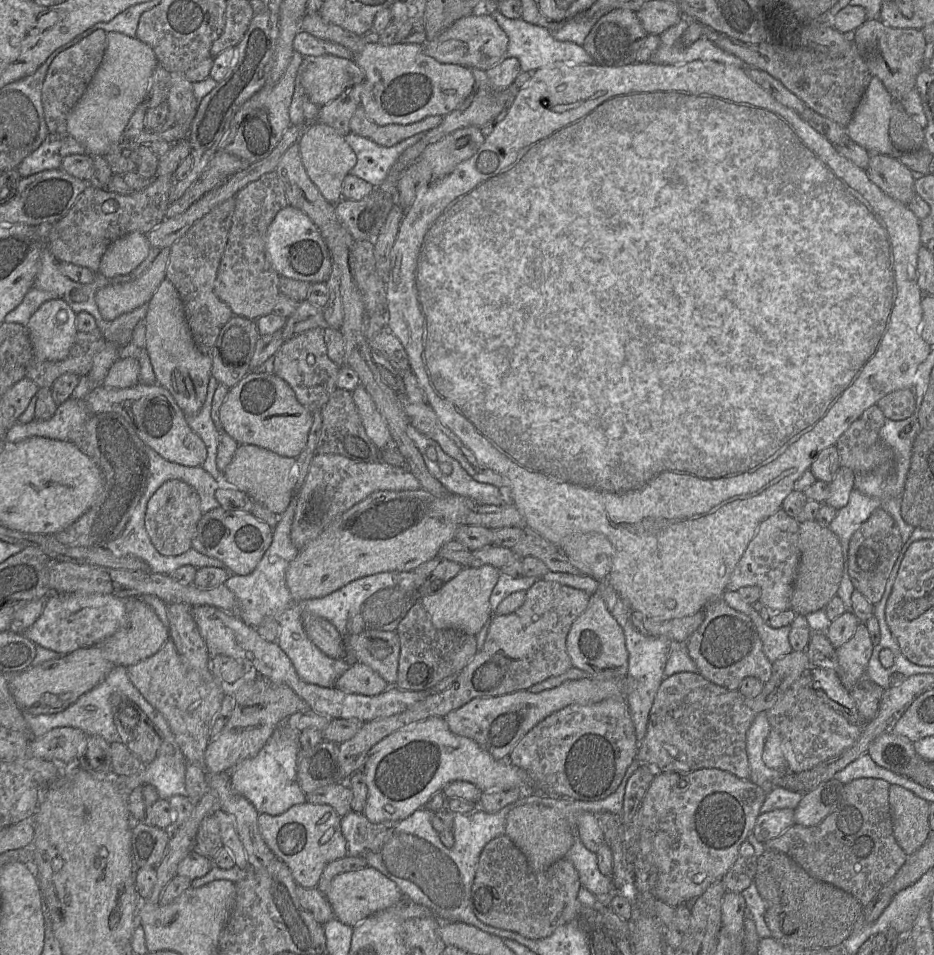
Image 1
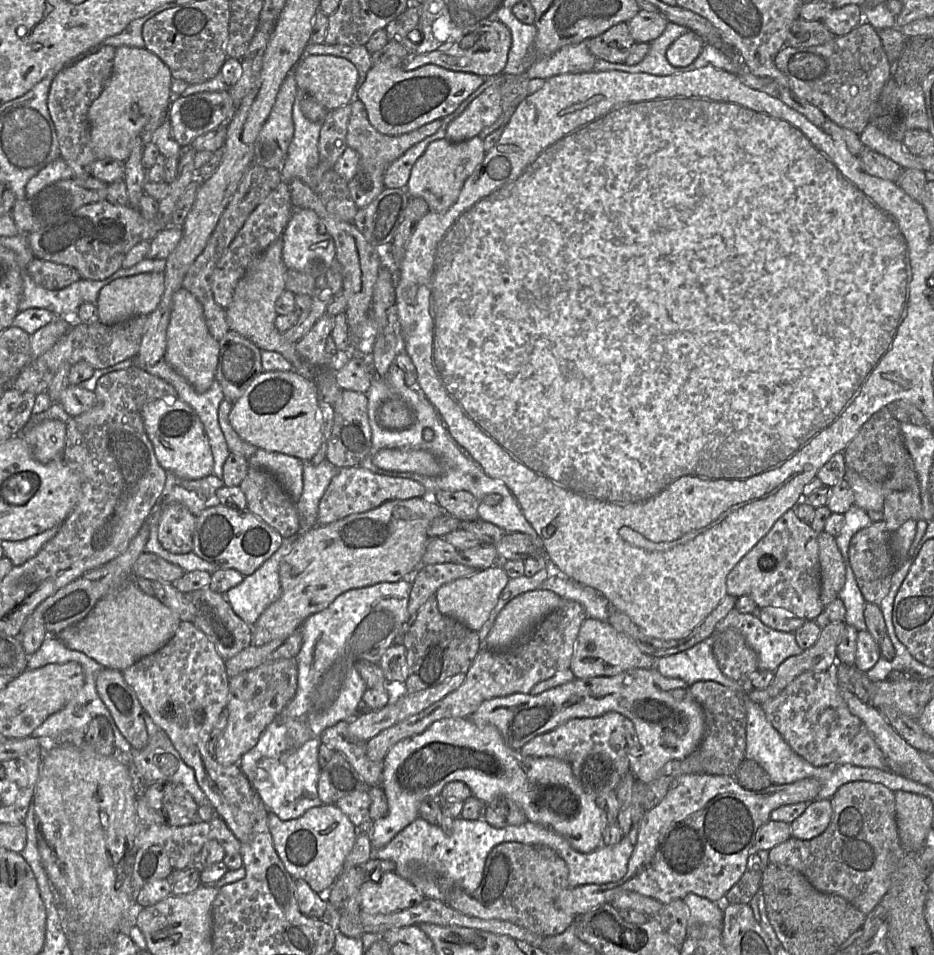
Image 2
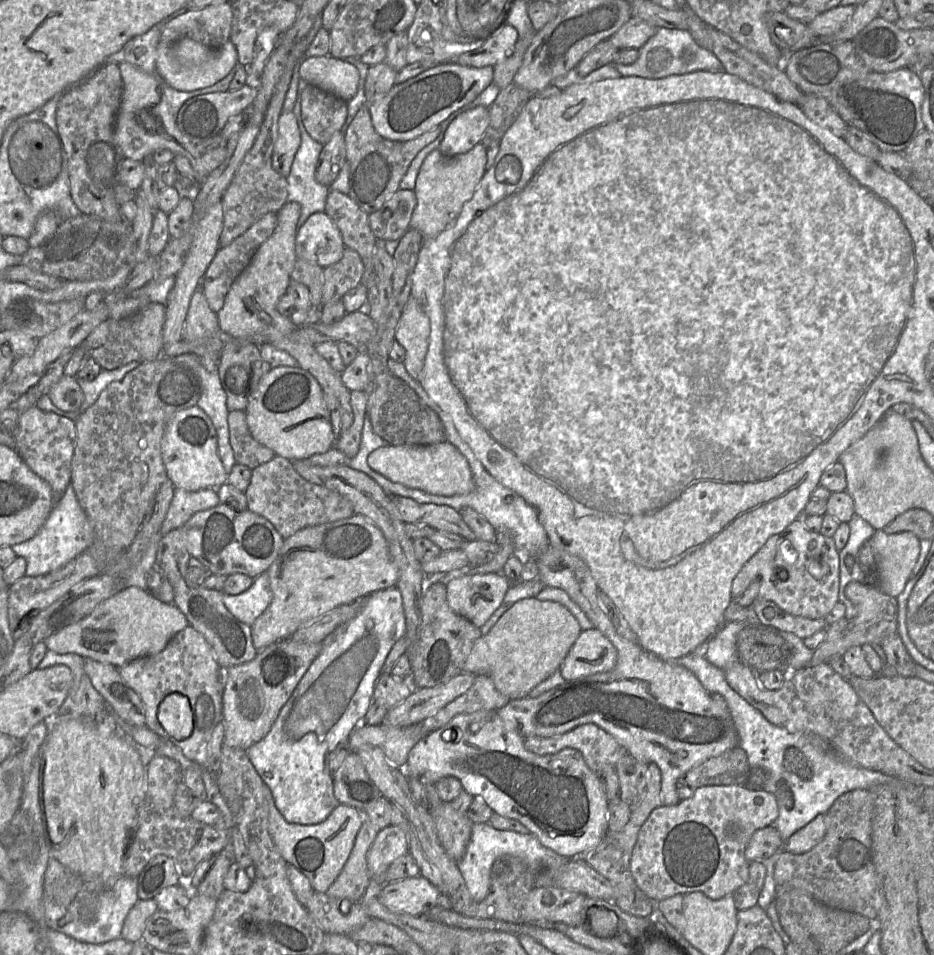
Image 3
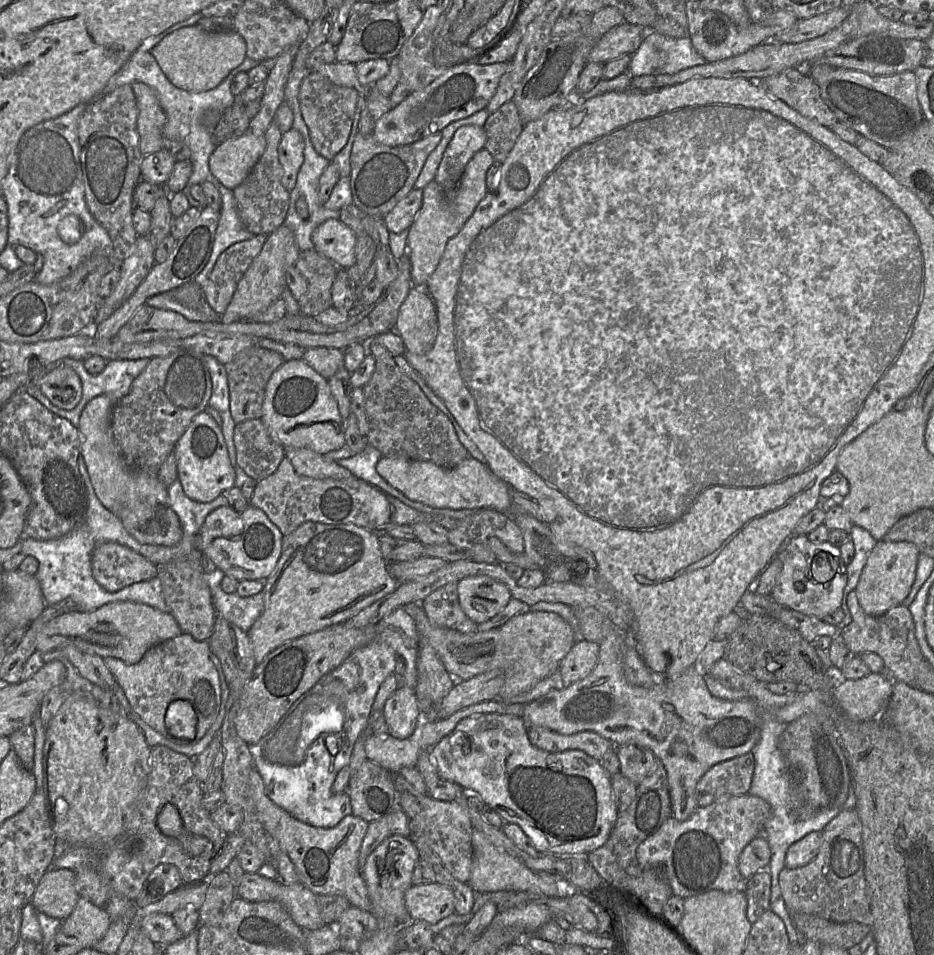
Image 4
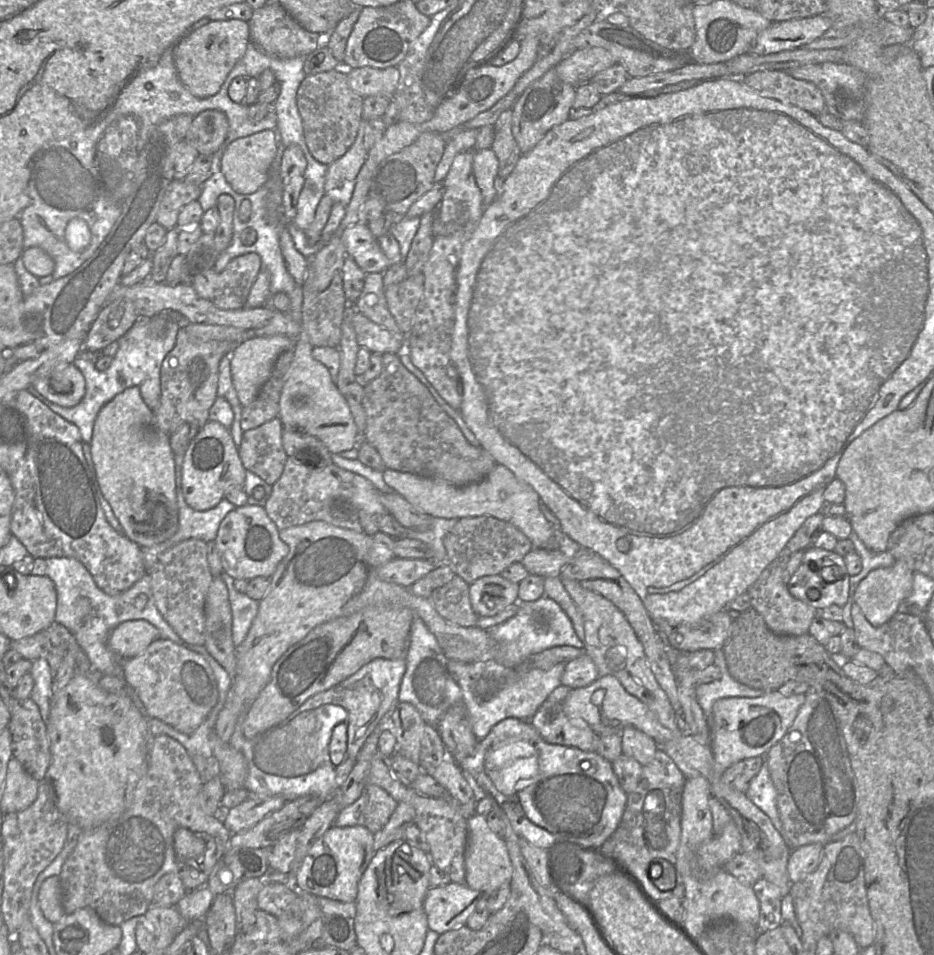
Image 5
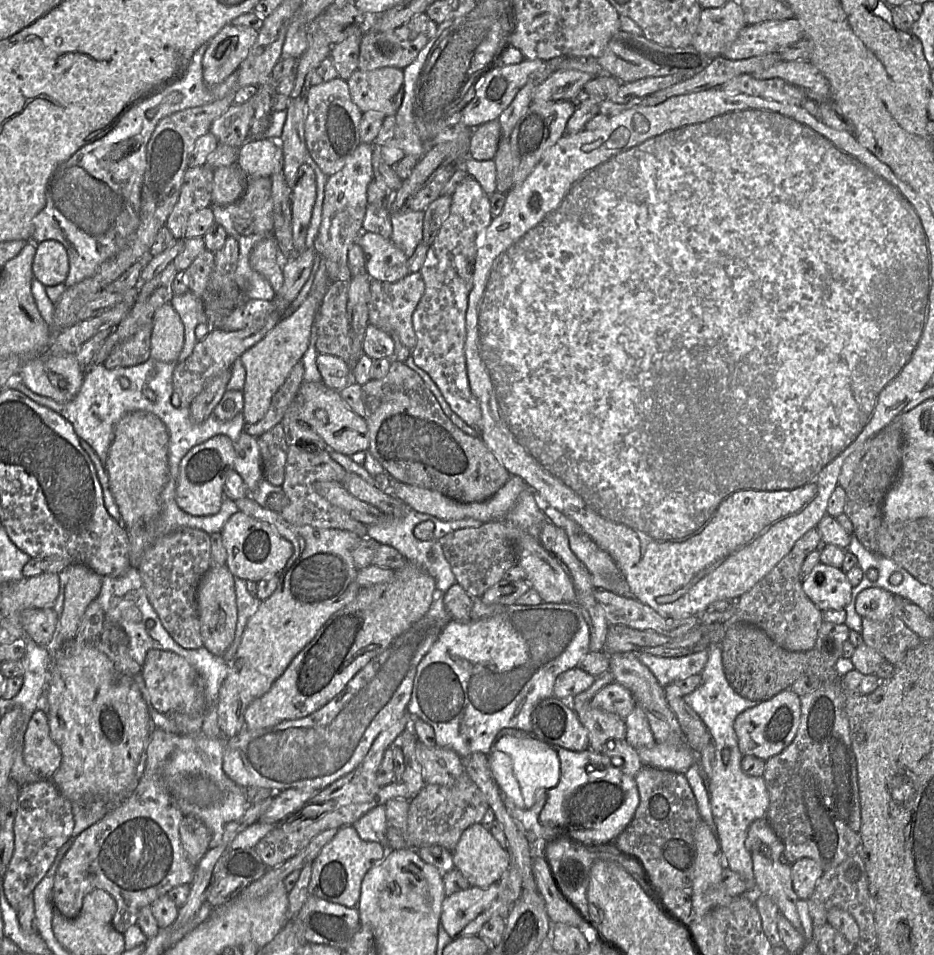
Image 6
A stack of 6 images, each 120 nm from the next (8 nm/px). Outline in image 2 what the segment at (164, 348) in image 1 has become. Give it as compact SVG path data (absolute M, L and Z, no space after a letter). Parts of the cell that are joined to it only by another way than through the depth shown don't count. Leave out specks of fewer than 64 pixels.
M186 289L177 290L173 295L173 308L167 328L167 346L163 359L184 377L197 393L204 393L215 379L219 348L219 341L210 334L206 325L202 304Z

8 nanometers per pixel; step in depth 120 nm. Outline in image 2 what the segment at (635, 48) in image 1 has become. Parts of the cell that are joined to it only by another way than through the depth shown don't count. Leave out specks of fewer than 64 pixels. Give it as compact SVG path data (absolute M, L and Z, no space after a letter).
M621 22L591 38L588 47L596 59L624 63L634 43L628 22Z

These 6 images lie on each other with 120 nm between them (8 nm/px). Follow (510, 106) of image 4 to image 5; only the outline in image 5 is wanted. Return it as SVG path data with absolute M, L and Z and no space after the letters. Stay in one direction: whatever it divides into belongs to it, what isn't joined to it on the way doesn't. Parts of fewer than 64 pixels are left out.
M512 108L501 113L493 127L494 141L491 149L499 162L498 176L505 180L522 155L512 132Z

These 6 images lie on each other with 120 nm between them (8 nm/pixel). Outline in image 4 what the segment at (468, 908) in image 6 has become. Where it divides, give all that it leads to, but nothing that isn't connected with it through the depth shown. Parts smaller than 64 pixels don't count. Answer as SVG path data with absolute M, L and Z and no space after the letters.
M436 882L411 886L406 891L404 900L414 921L435 924L456 913L452 889Z

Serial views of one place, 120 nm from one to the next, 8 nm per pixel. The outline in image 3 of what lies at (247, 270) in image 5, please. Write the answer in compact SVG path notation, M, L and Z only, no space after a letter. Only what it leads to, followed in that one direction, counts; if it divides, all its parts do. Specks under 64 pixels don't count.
M267 213L234 239L230 245L218 250L205 273L201 286L210 308L215 313L223 307L232 283L248 266L257 249L271 236L276 226L277 213Z

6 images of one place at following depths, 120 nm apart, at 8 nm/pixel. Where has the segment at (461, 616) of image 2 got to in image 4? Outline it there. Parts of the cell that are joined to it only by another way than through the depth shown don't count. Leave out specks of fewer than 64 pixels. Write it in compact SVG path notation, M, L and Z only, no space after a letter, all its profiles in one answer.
M472 576L457 582L459 604L476 624L497 615L510 601L508 587L488 576Z

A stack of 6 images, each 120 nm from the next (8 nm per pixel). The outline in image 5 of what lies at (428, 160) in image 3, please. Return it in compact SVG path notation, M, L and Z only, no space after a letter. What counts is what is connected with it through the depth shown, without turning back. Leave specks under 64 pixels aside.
M492 149L474 151L472 168L485 206L495 198L494 180L498 176L498 159Z

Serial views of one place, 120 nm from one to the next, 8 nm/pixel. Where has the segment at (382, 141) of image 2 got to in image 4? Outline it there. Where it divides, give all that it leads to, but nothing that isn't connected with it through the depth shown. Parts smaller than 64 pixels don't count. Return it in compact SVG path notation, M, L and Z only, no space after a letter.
M441 131L412 144L389 147L378 142L373 134L363 135L358 132L350 155L351 191L354 204L368 215L386 216L414 189L429 154L441 142L442 137Z

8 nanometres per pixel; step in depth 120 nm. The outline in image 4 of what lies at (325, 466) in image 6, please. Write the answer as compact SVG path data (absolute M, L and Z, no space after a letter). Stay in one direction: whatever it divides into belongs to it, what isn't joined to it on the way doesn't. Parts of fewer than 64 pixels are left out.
M286 456L273 474L256 483L249 504L264 511L284 536L292 533L305 522L354 524L379 535L386 533L391 526L412 525L420 522L437 523L450 531L459 522L445 515L429 514L411 508L399 499L357 477L335 480L300 476Z

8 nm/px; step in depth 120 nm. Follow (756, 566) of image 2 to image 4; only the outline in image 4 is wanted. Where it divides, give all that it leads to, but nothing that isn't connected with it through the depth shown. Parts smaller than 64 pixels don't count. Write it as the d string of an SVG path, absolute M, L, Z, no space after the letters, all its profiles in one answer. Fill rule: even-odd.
M807 535L790 536L780 547L776 558L782 562L782 571L770 596L779 604L797 612L823 619L826 615L841 607L843 592L847 583L847 565L844 562L840 548L829 541L814 543ZM819 552L828 552L838 563L838 571L828 582L820 583L813 579L811 563Z

